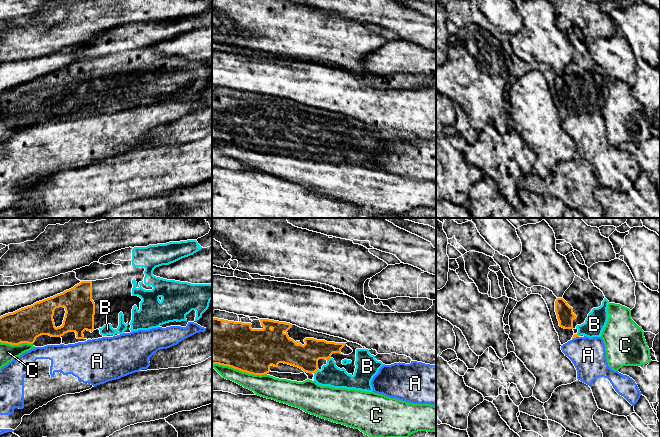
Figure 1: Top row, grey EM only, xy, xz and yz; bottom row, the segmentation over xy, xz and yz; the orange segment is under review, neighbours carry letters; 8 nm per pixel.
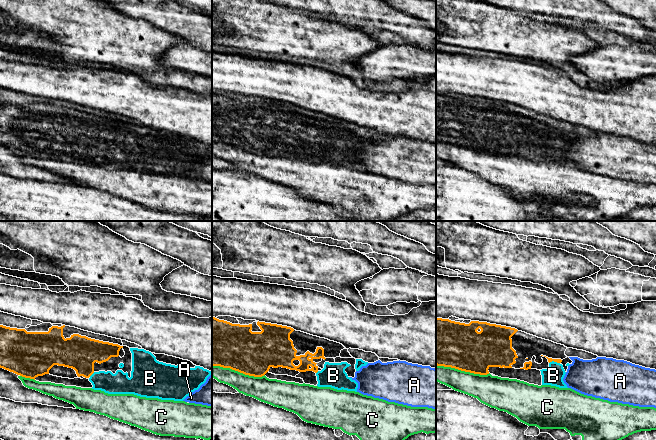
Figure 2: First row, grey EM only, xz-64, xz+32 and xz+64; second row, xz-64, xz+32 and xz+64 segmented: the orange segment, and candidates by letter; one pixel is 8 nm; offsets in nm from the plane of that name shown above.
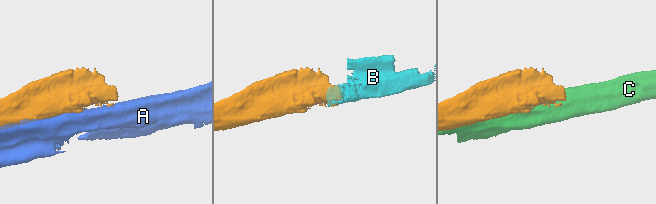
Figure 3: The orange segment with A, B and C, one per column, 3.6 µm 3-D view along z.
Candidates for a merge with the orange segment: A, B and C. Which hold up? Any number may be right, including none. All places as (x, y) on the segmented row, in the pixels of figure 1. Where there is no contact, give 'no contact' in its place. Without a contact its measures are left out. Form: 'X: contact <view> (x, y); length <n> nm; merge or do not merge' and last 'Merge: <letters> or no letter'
A: contact yz (575, 337); length 60 nm; do not merge
B: contact xz (328, 358); length 50 nm; merge
C: contact xz (239, 369); length 440 nm; do not merge
Merge: B

